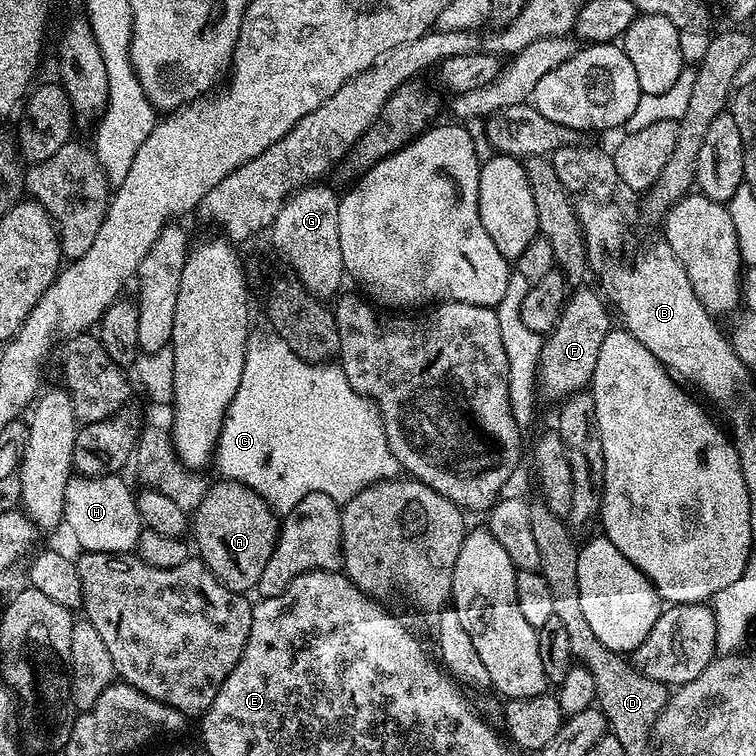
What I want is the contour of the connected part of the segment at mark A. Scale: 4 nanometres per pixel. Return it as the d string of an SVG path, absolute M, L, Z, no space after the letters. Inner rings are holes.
M220 478L217 481L217 484L213 483L209 487L208 493L204 495L202 502L196 507L190 520L190 532L191 535L196 535L196 548L200 551L197 553L199 559L204 561L204 565L227 588L244 594L255 589L262 575L262 570L266 567L266 562L270 560L271 554L274 553L281 525L278 523L278 516L272 505L265 502L255 490L244 484L239 484L237 480Z

